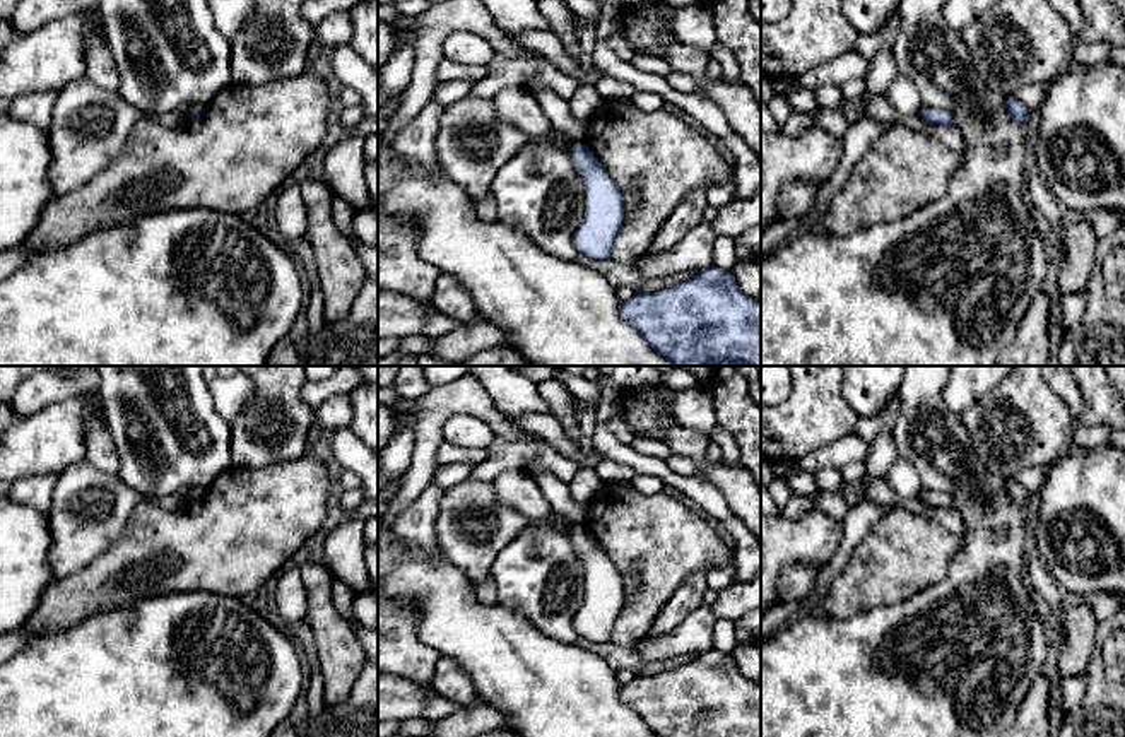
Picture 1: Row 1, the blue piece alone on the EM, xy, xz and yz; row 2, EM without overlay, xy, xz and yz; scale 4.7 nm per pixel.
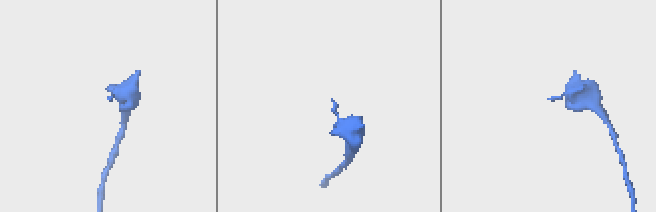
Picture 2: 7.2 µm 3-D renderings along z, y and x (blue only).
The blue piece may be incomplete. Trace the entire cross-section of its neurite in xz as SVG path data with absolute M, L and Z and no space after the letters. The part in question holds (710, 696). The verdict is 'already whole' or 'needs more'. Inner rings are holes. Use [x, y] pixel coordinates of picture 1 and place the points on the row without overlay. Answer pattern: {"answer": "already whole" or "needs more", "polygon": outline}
{"answer": "already whole", "polygon": "M715 648L658 675L636 674L621 687L621 699L657 737L761 737L761 686Z"}

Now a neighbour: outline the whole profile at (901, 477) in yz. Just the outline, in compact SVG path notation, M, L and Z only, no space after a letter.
M898 457L889 474L886 475L889 487L901 498L904 504L918 504L923 496L915 469Z

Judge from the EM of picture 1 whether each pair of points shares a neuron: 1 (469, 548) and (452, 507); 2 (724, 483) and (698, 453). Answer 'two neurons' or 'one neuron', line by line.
1: one neuron
2: one neuron

